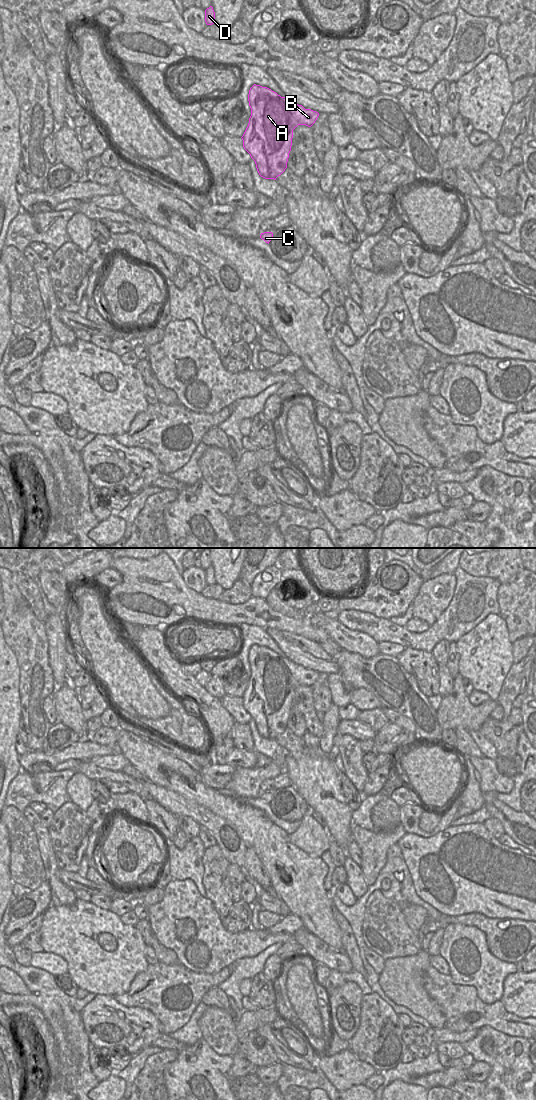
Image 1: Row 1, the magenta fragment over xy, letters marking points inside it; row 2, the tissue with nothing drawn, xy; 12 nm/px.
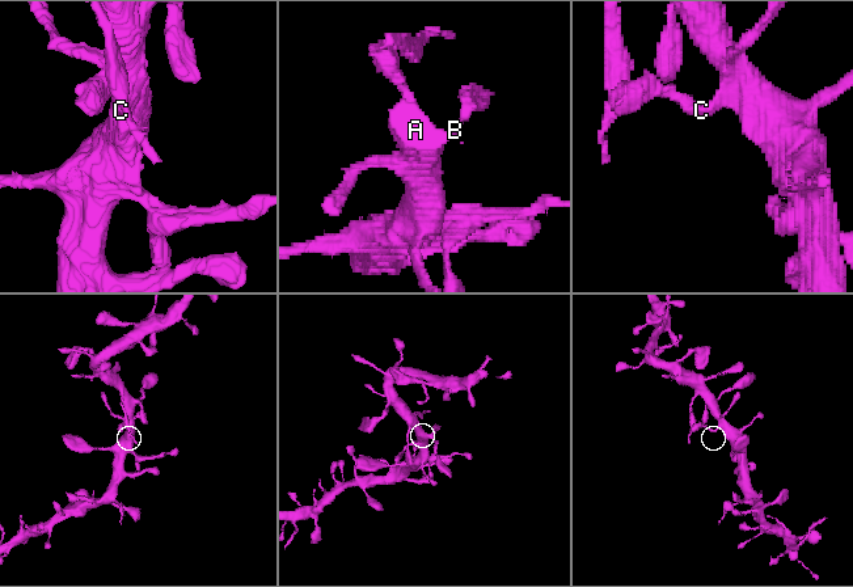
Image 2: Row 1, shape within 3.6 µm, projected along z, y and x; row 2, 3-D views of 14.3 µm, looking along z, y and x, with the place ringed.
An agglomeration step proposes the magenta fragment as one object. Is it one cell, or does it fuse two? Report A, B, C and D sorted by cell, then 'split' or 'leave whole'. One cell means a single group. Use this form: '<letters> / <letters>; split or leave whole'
A B C D; leave whole

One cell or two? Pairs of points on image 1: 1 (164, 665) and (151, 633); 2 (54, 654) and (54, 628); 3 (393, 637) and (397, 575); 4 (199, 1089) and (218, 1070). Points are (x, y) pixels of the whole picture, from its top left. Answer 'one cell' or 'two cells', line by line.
1: one cell
2: one cell
3: two cells
4: one cell

